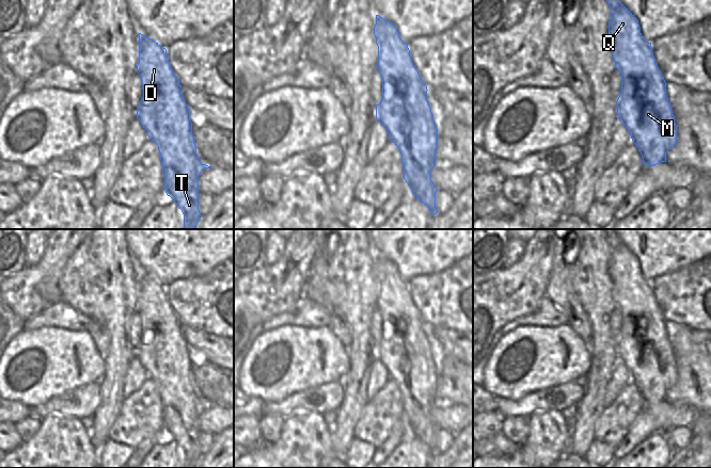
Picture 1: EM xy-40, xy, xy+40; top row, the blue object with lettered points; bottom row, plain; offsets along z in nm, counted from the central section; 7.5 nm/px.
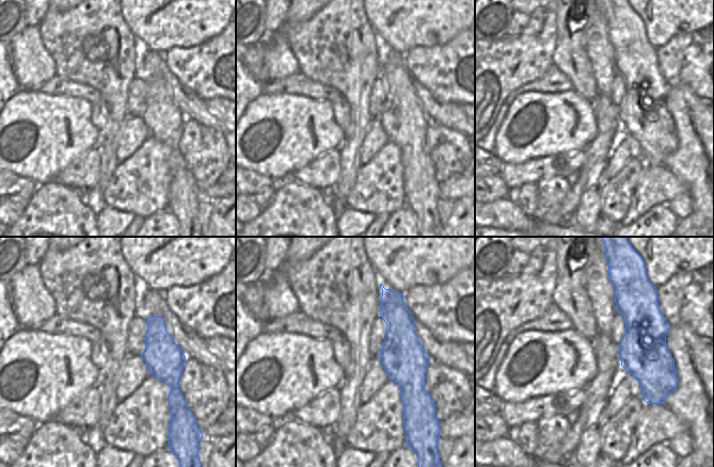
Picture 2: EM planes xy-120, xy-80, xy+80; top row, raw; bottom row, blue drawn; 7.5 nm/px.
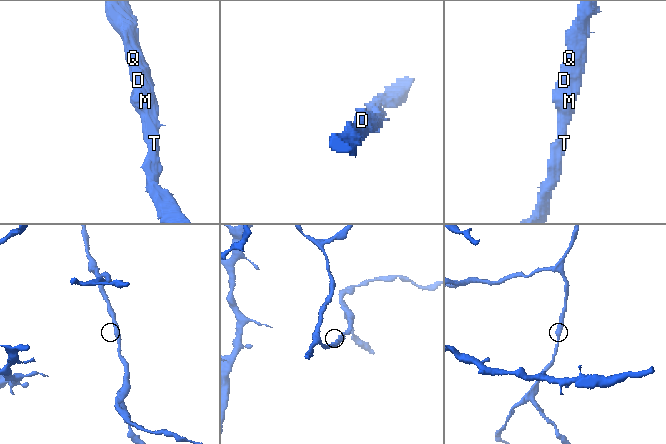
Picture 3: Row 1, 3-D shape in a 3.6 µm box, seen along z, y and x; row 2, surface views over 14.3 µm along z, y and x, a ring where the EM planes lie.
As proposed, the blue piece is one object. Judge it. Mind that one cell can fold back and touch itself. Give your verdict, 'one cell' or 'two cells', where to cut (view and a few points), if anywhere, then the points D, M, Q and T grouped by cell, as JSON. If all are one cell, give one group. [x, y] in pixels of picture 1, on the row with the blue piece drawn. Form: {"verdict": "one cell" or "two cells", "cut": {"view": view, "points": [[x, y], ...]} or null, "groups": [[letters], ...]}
{"verdict": "one cell", "cut": null, "groups": [["D", "M", "Q", "T"]]}

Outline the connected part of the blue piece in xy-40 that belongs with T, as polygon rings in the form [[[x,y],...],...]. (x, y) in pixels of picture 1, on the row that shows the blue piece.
[[[141,33],[137,72],[141,76],[144,93],[137,118],[147,131],[148,138],[158,146],[164,176],[163,189],[181,210],[184,229],[194,229],[202,217],[199,210],[199,176],[204,168],[212,166],[202,164],[196,155],[190,108],[181,95],[181,85],[169,63],[167,49]]]

